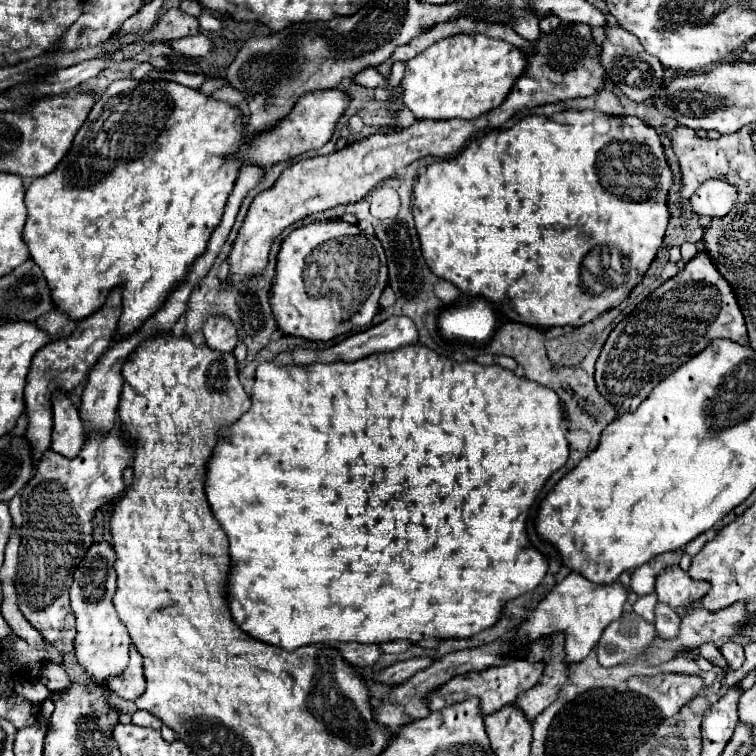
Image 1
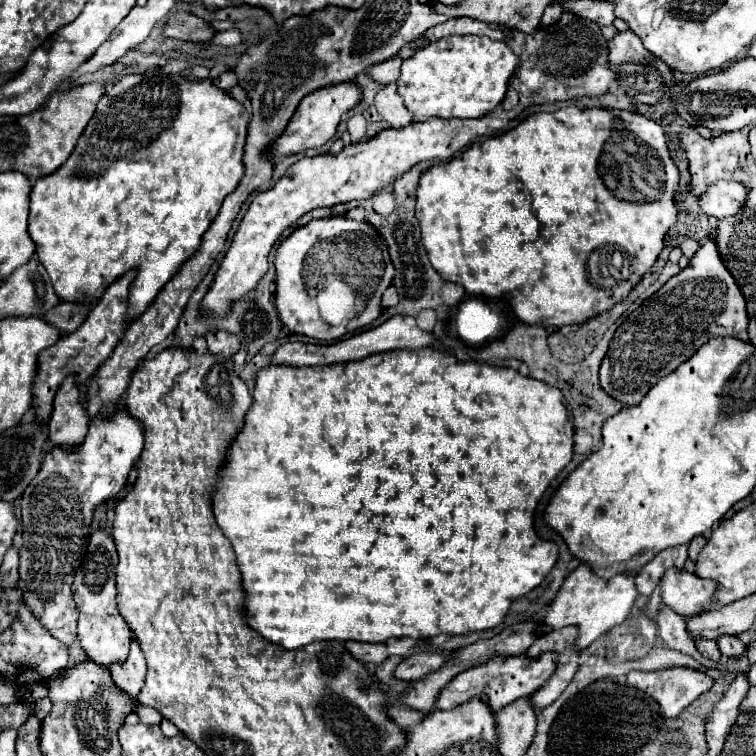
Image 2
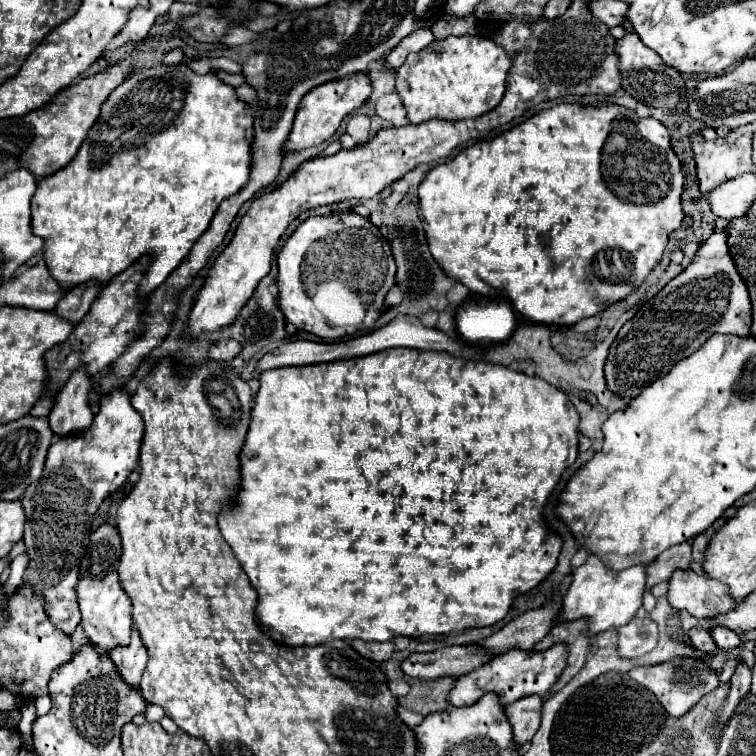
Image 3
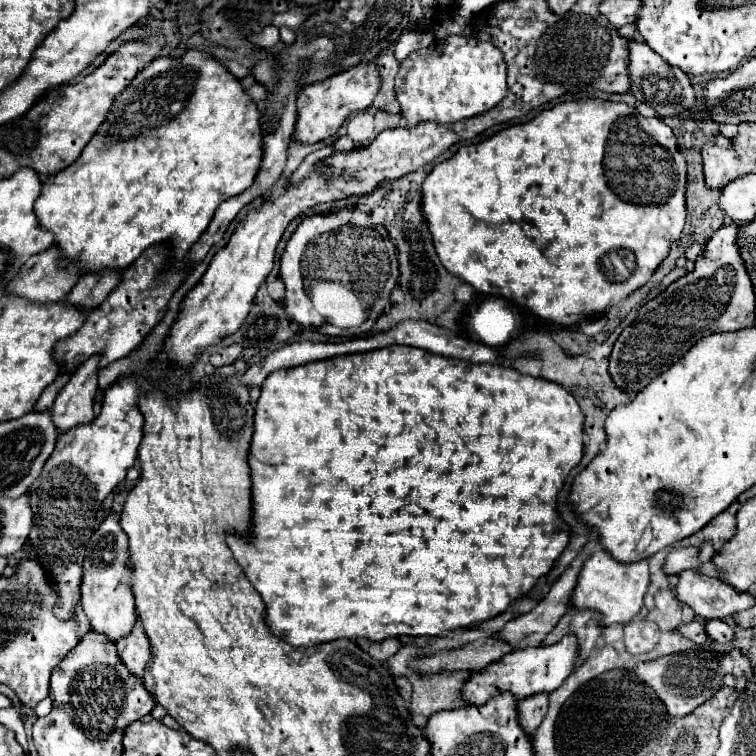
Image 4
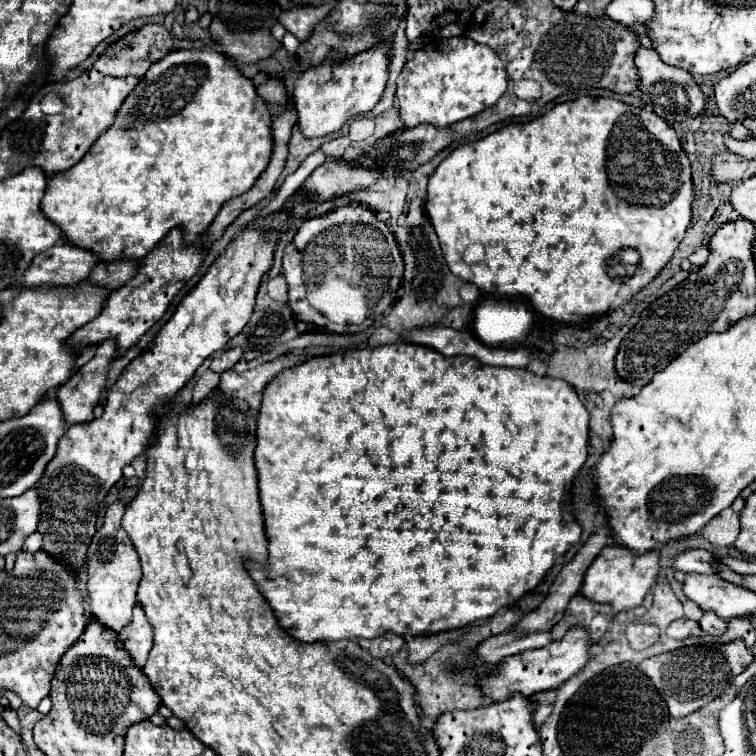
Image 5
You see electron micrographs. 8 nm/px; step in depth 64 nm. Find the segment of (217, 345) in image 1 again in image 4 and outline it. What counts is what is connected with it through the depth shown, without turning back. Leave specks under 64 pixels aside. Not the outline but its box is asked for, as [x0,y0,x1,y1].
[210,344,242,368]

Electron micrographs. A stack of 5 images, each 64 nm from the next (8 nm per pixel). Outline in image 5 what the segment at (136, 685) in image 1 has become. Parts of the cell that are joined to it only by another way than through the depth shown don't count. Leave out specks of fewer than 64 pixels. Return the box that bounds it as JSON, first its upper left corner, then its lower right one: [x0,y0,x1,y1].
[118,606,152,668]

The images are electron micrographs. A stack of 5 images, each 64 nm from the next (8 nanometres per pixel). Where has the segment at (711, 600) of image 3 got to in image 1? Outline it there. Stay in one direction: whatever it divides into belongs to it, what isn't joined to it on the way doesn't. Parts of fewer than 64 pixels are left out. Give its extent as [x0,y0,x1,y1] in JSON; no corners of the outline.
[656,566,708,612]

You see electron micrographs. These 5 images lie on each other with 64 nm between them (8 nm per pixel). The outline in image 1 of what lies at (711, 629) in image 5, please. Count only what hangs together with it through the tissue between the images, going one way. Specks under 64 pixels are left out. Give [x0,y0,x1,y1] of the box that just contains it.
[720,642,744,670]

